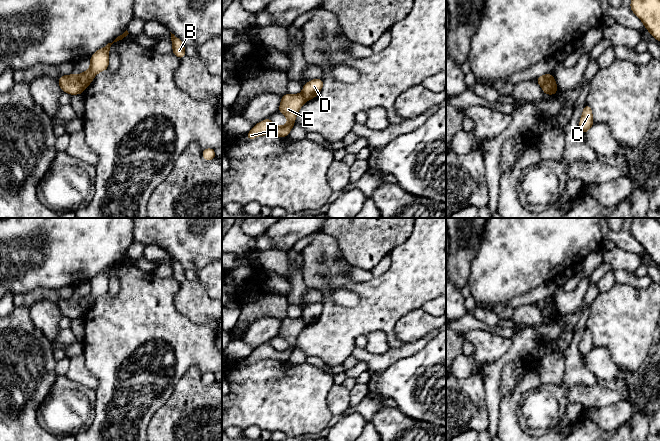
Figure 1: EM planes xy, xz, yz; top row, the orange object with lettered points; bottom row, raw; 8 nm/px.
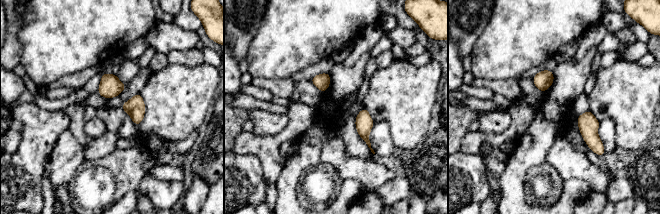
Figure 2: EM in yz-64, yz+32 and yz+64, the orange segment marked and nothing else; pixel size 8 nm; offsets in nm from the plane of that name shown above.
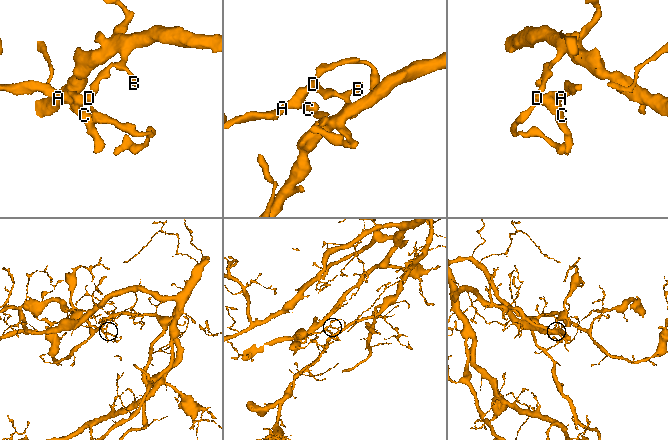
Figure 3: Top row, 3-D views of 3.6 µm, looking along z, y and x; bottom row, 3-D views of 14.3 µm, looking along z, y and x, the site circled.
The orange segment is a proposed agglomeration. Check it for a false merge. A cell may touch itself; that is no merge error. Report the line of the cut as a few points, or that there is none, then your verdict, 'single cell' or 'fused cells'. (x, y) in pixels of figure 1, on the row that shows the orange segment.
xy (77, 75), (84, 88) | fused cells

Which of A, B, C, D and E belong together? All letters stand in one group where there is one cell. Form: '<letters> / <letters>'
A C E / B D

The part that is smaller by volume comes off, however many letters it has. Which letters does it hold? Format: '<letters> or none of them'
A, C, E

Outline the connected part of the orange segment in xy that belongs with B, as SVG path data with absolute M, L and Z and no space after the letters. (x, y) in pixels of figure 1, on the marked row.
M171 33L171 41L173 46L172 54L177 56L179 59L182 59L183 57L187 56L185 53L185 45L178 37L176 37L172 33Z

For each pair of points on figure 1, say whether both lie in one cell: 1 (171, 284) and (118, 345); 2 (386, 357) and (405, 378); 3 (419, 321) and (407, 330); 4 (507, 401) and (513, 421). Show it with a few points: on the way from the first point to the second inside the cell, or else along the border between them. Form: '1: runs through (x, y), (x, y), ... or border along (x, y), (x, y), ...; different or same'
1: runs through (156, 299), (144, 311), (142, 321), (133, 330); same
2: border along (413, 354), (400, 358), (383, 371), (377, 373); different
3: runs through (416, 324), (410, 328); same
4: runs through (508, 406), (508, 416); same

